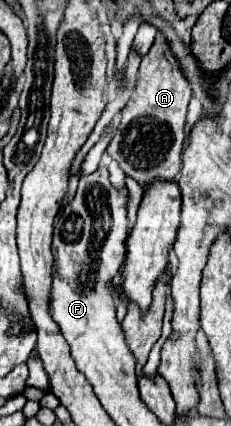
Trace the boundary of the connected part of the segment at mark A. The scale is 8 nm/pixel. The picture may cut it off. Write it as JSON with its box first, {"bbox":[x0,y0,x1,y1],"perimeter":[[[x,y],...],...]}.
{"bbox":[107,35,191,189],"perimeter":[[[157,35],[151,51],[141,61],[135,93],[121,111],[121,123],[107,147],[109,157],[115,159],[125,175],[133,177],[143,189],[147,189],[153,179],[173,181],[181,171],[181,151],[185,139],[183,127],[189,99],[191,87],[163,35]]]}

